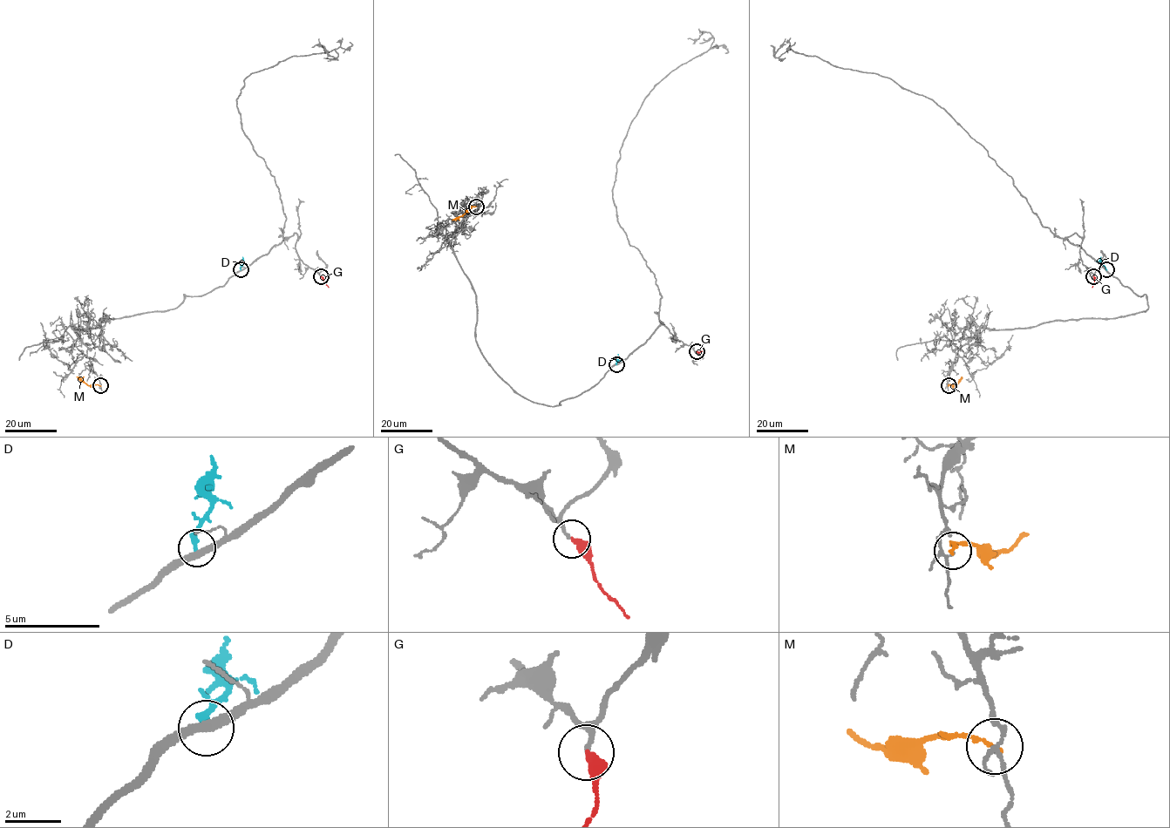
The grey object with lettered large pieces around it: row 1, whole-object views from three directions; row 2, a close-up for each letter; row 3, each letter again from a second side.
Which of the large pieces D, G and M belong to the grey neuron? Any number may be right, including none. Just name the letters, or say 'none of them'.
G

